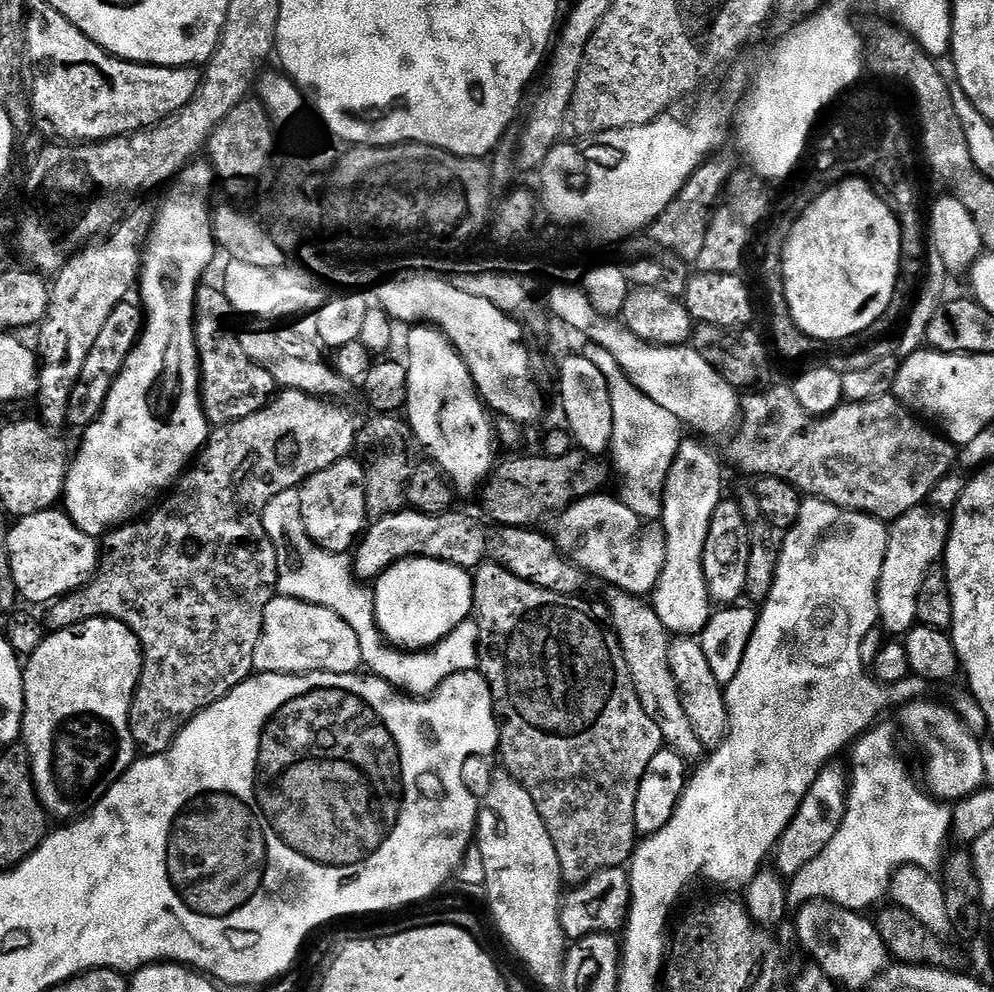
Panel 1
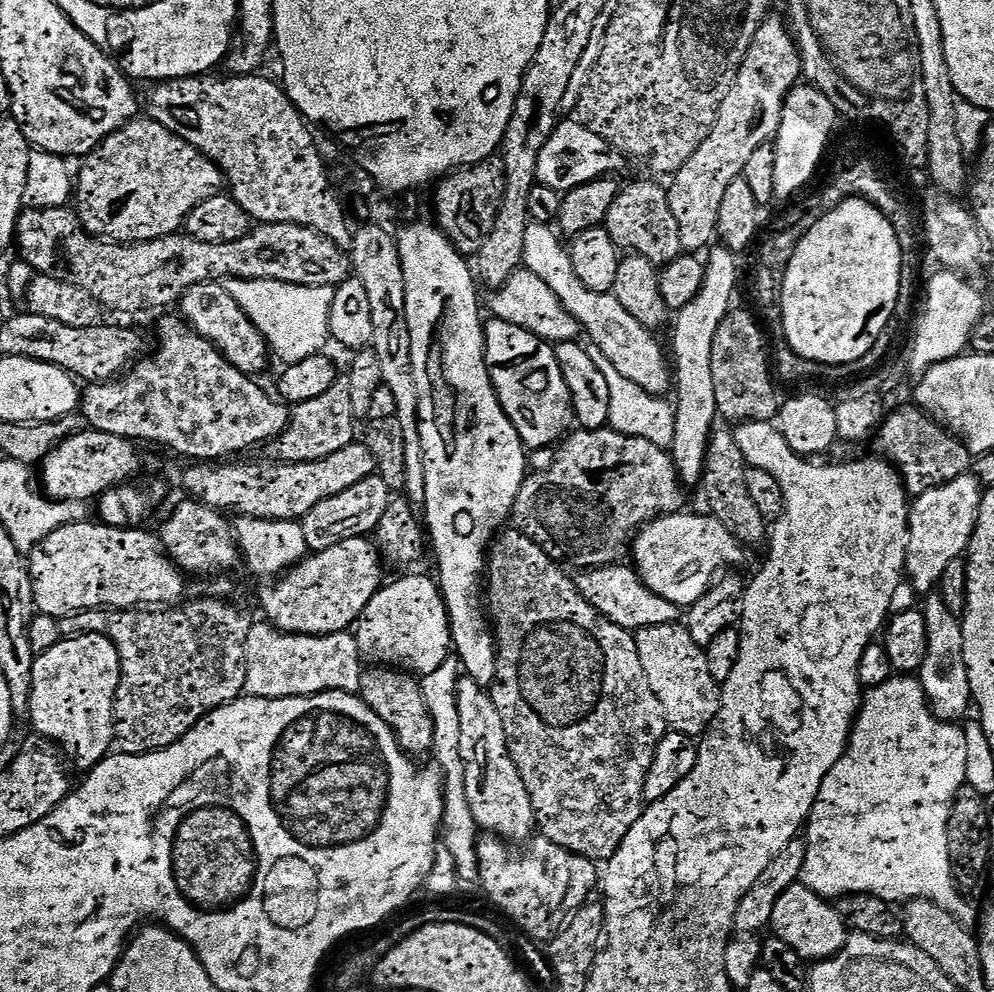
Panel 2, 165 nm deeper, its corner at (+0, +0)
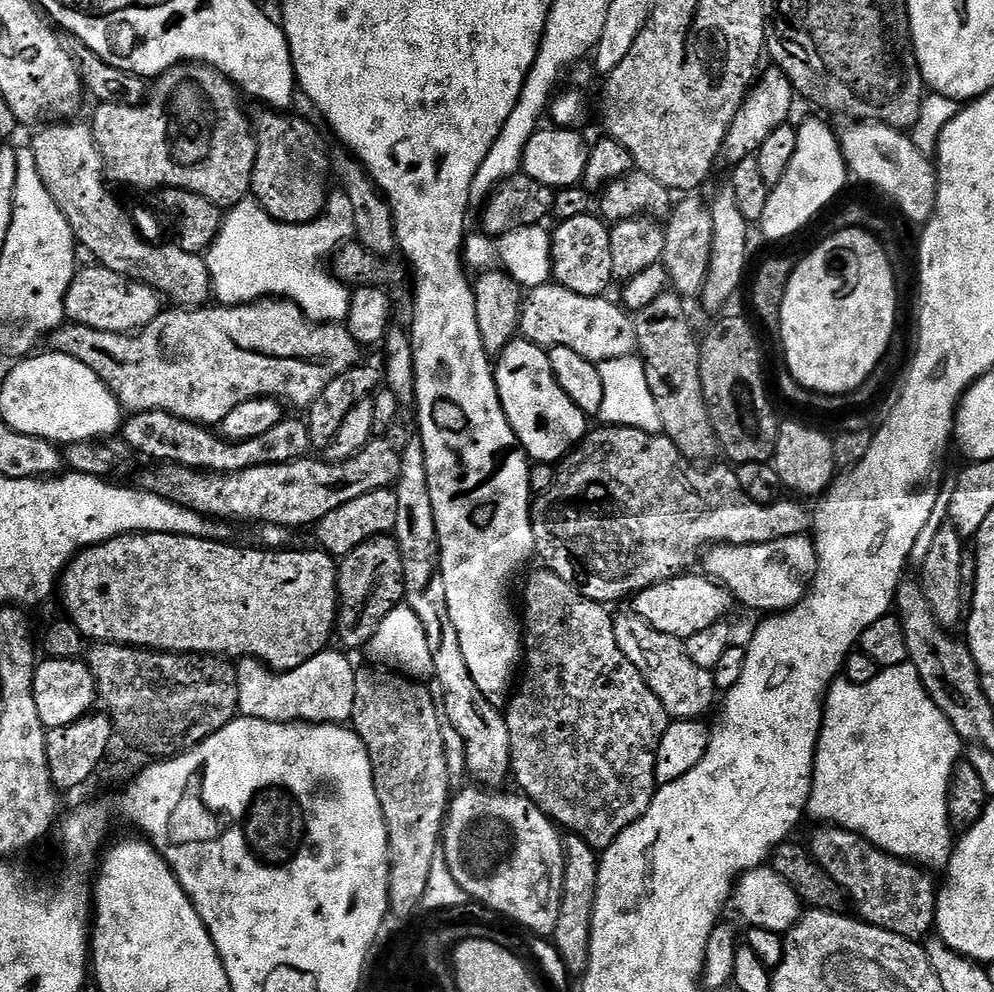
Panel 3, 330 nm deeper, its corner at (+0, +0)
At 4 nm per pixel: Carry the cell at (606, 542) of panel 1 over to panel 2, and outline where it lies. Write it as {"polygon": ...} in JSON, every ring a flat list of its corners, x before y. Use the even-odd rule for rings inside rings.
{"polygon":[[688,510,673,512,671,516,657,516,648,521,635,533,636,564,634,571,641,582,654,594,674,602,687,610,692,604,707,594,722,569,732,570,735,564,744,560,745,545,730,534,718,518,702,514,691,516]]}

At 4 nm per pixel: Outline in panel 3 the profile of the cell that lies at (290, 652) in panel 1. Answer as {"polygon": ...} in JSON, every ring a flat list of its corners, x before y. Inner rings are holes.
{"polygon":[[325,650,314,658,302,662,289,672,277,672,260,660,244,658,236,664,238,678,238,712,240,716,249,716,265,720,271,724,344,724,351,721,356,697,357,669,343,656,345,653]]}

